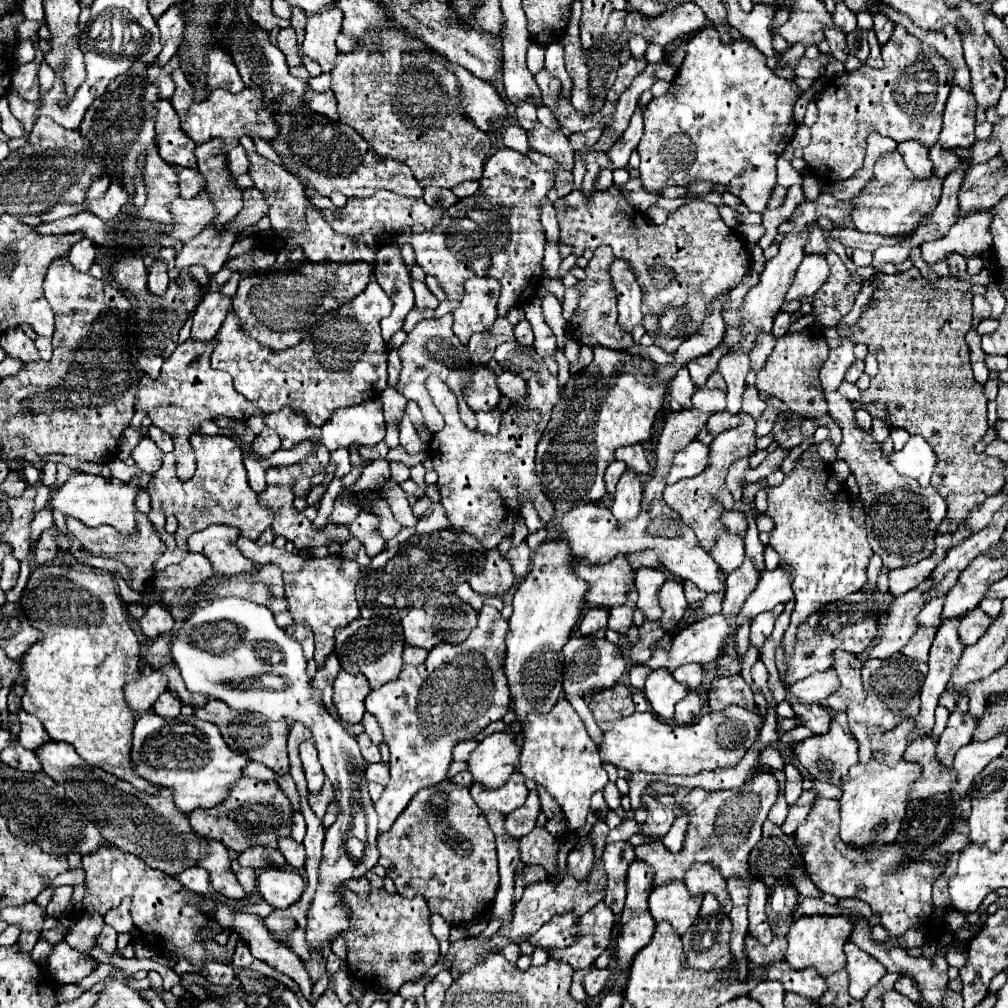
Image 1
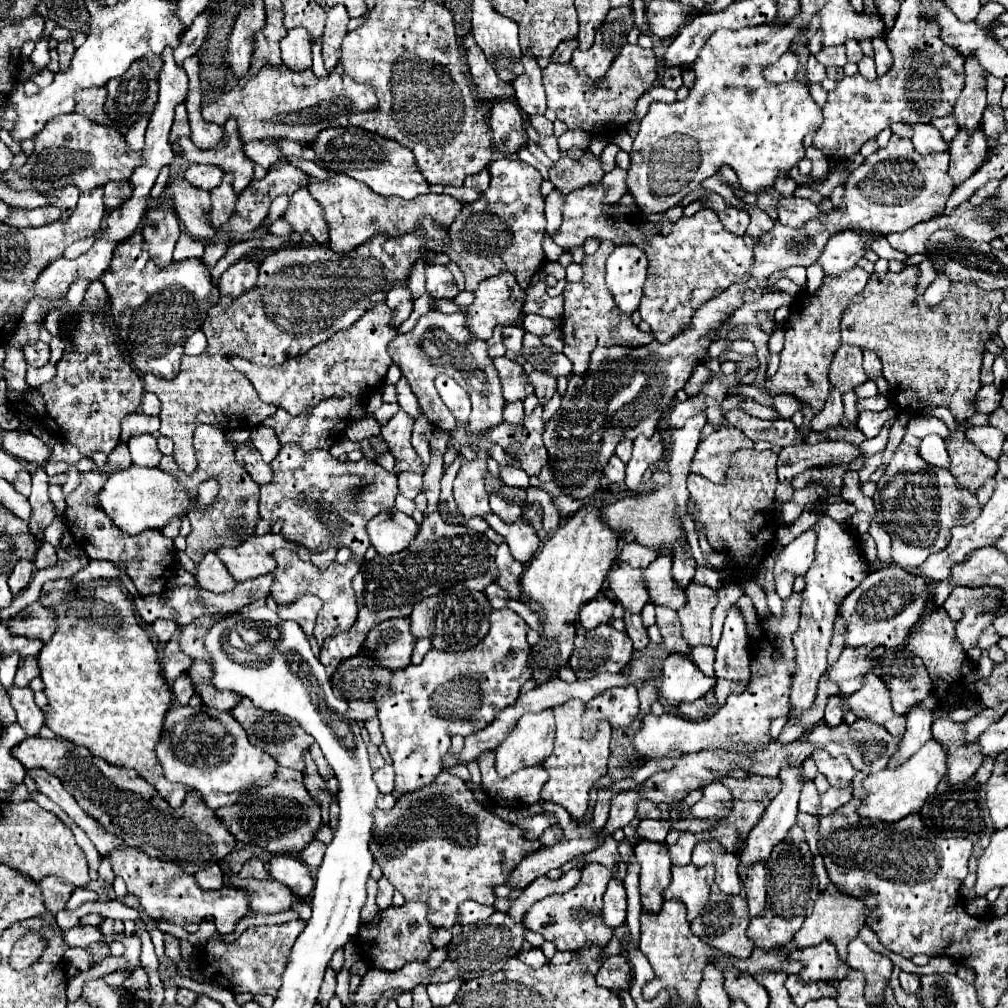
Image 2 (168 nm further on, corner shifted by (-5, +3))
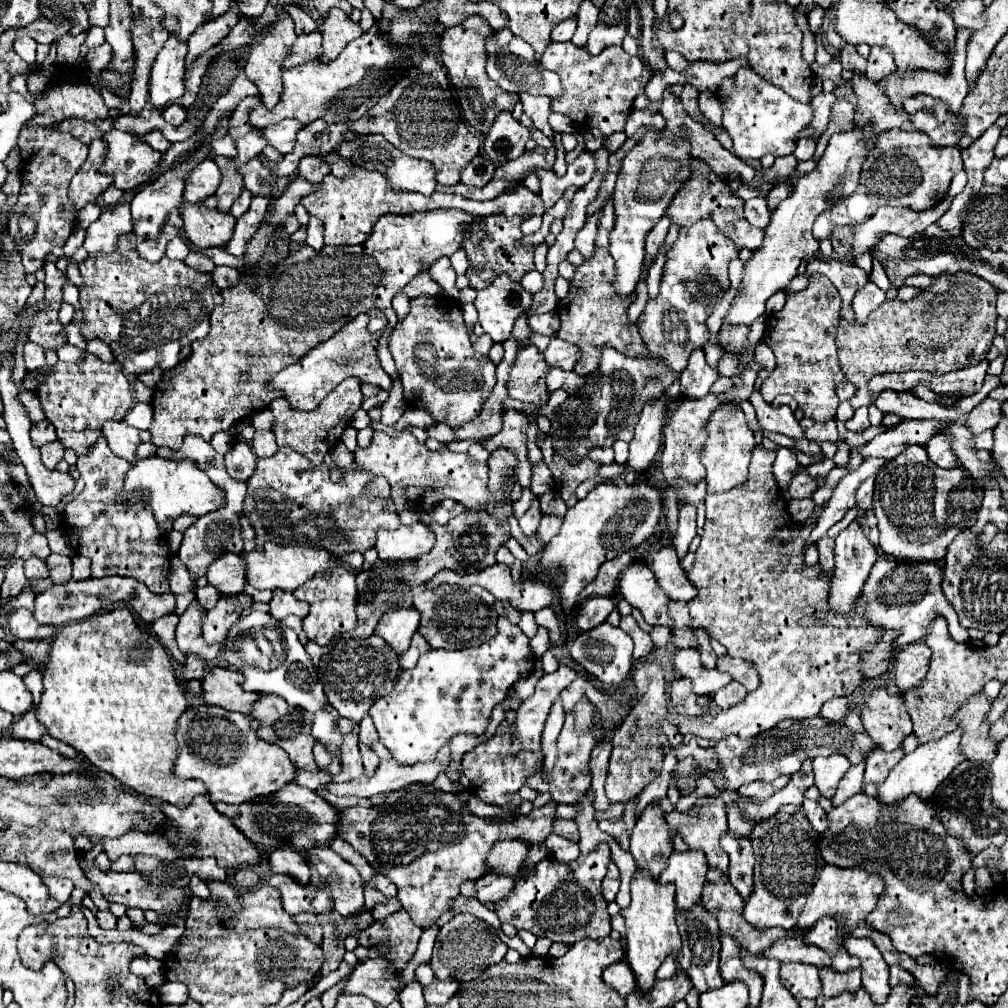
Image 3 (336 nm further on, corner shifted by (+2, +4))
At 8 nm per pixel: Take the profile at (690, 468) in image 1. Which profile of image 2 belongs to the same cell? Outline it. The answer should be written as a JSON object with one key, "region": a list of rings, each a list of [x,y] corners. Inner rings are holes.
{"region":[[[721,426],[699,444],[691,462],[691,472],[701,474],[715,484],[723,484],[731,466],[731,454],[743,448],[753,448],[753,442],[743,432]]]}

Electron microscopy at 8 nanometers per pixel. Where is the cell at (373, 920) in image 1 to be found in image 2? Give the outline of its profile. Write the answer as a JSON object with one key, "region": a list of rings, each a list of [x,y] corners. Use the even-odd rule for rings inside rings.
{"region":[[[407,902],[401,908],[385,908],[375,916],[373,922],[363,924],[359,928],[359,944],[363,944],[363,956],[369,966],[377,966],[391,972],[403,968],[407,962],[413,960],[425,962],[433,950],[429,934],[431,926],[427,922],[427,908],[419,902]]]}

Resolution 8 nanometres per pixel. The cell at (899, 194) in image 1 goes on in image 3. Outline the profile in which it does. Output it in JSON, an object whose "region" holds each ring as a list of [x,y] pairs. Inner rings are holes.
{"region":[[[890,129],[874,139],[866,163],[862,163],[862,181],[860,187],[834,205],[830,211],[824,211],[814,223],[814,237],[830,239],[834,227],[858,225],[864,223],[878,207],[906,207],[912,211],[928,211],[934,203],[940,203],[946,197],[952,177],[962,169],[960,147],[932,147],[930,139],[922,133],[910,133],[902,129]]]}

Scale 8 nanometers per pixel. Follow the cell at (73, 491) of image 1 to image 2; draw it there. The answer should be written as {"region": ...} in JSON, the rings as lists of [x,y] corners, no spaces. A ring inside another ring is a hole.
{"region":[[[131,464],[127,470],[115,472],[109,476],[103,492],[99,494],[99,506],[109,514],[109,518],[127,534],[143,532],[145,528],[163,528],[171,518],[183,518],[189,514],[189,508],[209,508],[219,494],[219,484],[215,478],[205,480],[197,490],[189,492],[183,488],[177,478],[161,468],[145,468]]]}

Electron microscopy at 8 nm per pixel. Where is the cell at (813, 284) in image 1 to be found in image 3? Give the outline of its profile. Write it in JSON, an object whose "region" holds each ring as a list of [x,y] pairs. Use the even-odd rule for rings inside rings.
{"region":[[[960,171],[954,179],[952,179],[952,185],[948,189],[948,195],[946,199],[942,199],[942,203],[938,203],[936,207],[932,207],[930,211],[922,211],[922,213],[916,213],[916,211],[910,211],[910,209],[898,209],[898,207],[880,207],[866,223],[860,223],[856,227],[852,227],[852,247],[850,247],[850,257],[856,259],[860,257],[862,253],[870,253],[874,243],[878,243],[878,239],[882,239],[882,235],[888,235],[888,233],[894,233],[894,235],[902,235],[902,237],[912,237],[914,233],[920,233],[924,231],[928,225],[936,223],[944,213],[946,209],[950,207],[954,195],[958,195],[962,189],[966,187],[966,173]]]}

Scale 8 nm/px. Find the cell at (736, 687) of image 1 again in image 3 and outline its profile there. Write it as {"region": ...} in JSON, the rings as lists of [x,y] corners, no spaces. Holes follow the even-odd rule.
{"region":[[[730,681],[726,687],[722,687],[720,691],[716,691],[712,699],[714,699],[714,703],[716,703],[720,709],[728,709],[728,707],[732,707],[734,703],[742,701],[744,695],[746,695],[746,689],[744,689],[738,681]]]}

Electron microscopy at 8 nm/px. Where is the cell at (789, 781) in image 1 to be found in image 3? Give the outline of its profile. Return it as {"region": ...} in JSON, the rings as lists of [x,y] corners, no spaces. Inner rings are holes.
{"region":[[[804,799],[804,803],[802,803],[802,811],[806,813],[810,825],[812,825],[816,831],[826,831],[826,829],[828,829],[826,813],[824,813],[824,809],[822,809],[816,801],[812,801],[812,799]]]}

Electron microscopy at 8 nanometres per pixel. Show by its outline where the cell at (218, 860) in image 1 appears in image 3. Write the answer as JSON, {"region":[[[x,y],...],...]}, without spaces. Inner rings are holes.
{"region":[[[272,875],[268,879],[270,887],[276,887],[280,891],[282,907],[288,915],[296,915],[302,911],[312,911],[312,899],[316,895],[316,887],[310,885],[298,885],[288,875]]]}

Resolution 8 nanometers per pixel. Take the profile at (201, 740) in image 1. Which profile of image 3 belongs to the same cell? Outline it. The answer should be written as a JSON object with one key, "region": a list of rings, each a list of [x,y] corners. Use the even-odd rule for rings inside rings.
{"region":[[[198,705],[198,707],[188,707],[182,717],[178,719],[178,729],[176,729],[176,743],[178,743],[178,755],[174,761],[174,775],[180,779],[198,779],[206,785],[208,797],[212,803],[224,801],[224,803],[244,803],[252,801],[254,797],[260,795],[270,795],[280,791],[286,783],[294,781],[294,765],[288,759],[286,751],[274,743],[266,743],[258,739],[250,731],[250,717],[242,713],[232,713],[222,707],[214,705]]]}

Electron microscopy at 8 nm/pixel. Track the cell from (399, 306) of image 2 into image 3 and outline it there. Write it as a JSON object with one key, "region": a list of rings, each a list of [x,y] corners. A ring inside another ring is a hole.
{"region":[[[372,309],[370,311],[370,323],[368,323],[368,331],[376,333],[376,331],[384,331],[388,325],[388,319],[384,317],[384,313],[380,309]]]}

